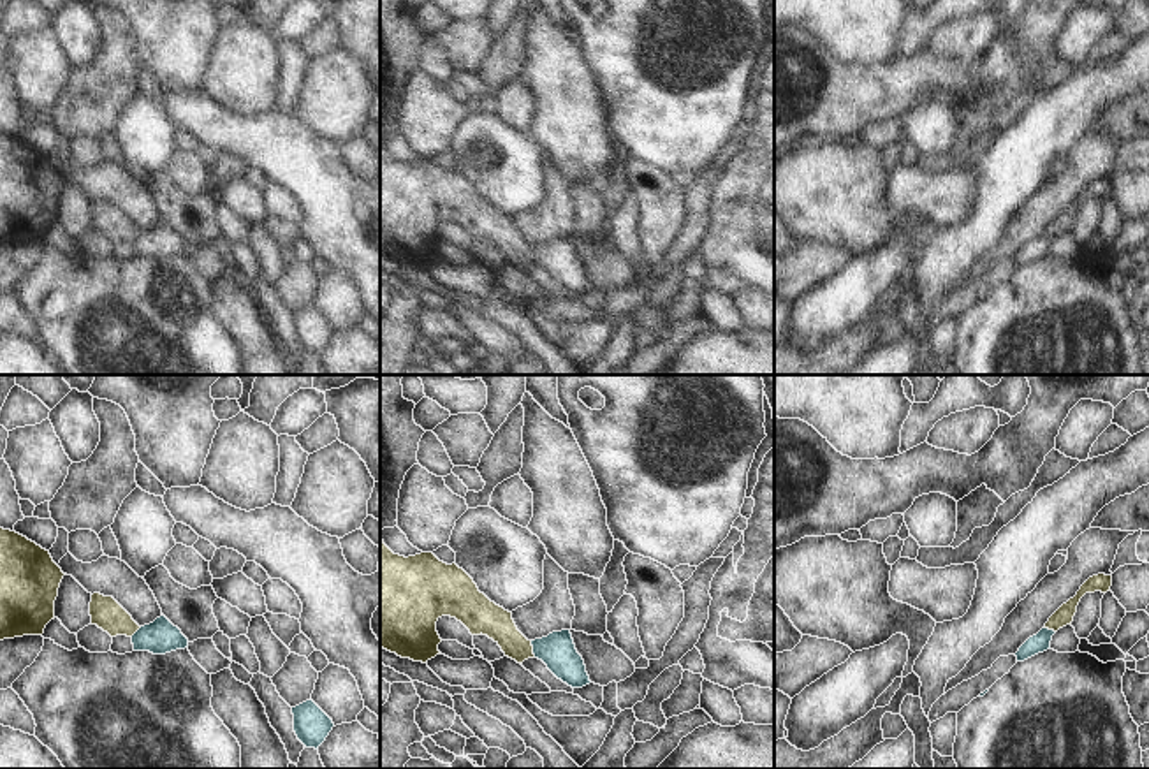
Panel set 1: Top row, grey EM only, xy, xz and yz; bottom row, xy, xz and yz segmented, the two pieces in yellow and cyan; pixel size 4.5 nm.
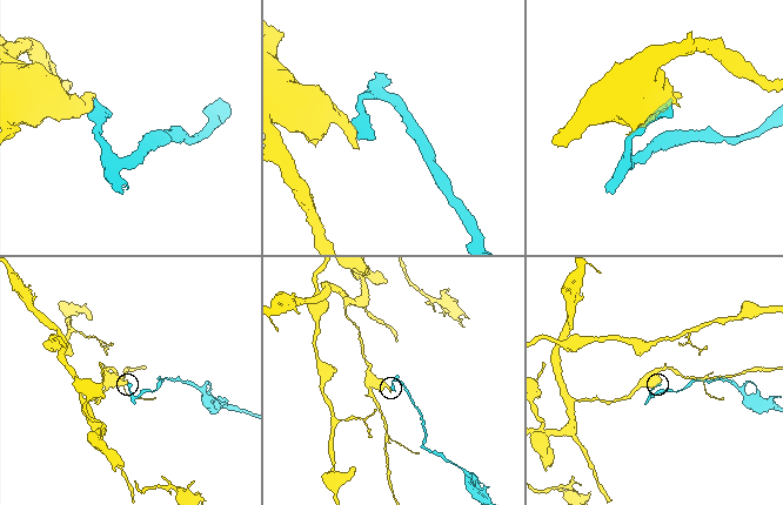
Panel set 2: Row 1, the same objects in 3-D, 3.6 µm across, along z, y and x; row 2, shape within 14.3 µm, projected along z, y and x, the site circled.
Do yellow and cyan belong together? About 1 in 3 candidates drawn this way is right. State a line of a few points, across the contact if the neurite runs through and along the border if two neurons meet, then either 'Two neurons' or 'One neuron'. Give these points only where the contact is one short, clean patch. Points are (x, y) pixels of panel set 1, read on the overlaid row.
Line: xz (530, 641), (535, 657). Two neurons

